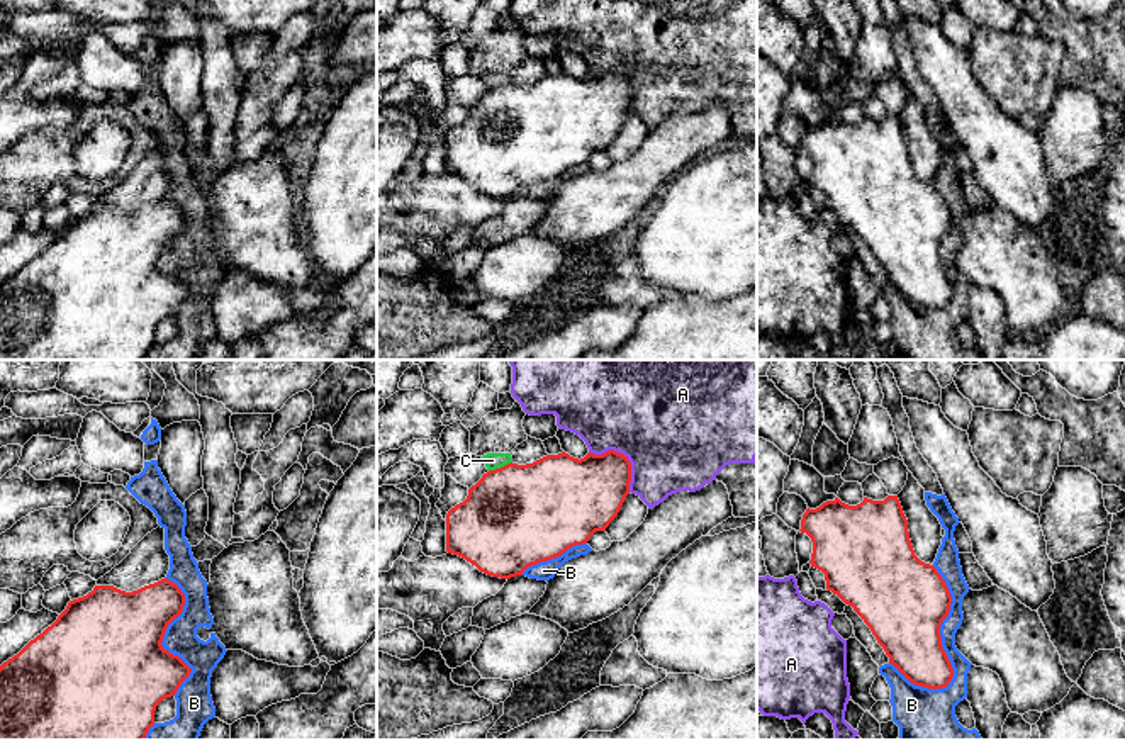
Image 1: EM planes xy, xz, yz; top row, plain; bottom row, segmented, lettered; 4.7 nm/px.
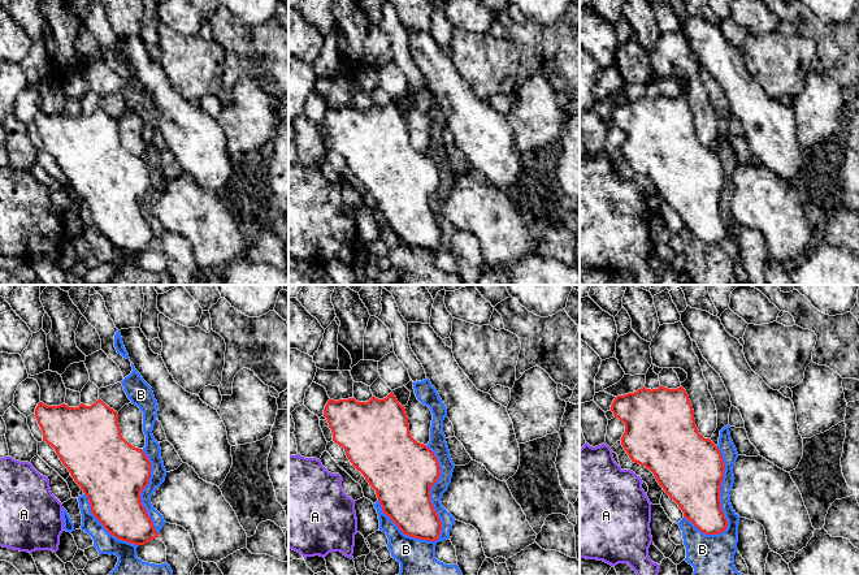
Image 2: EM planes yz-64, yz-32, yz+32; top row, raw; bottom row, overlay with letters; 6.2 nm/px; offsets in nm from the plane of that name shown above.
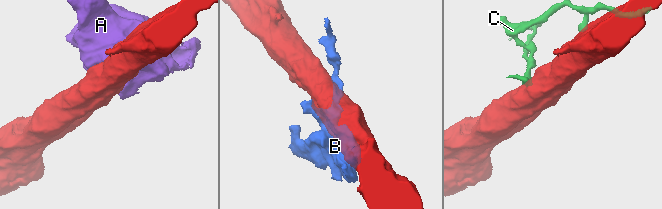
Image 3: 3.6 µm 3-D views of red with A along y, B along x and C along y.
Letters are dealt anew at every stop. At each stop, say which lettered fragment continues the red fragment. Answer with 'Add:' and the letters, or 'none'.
Add: none

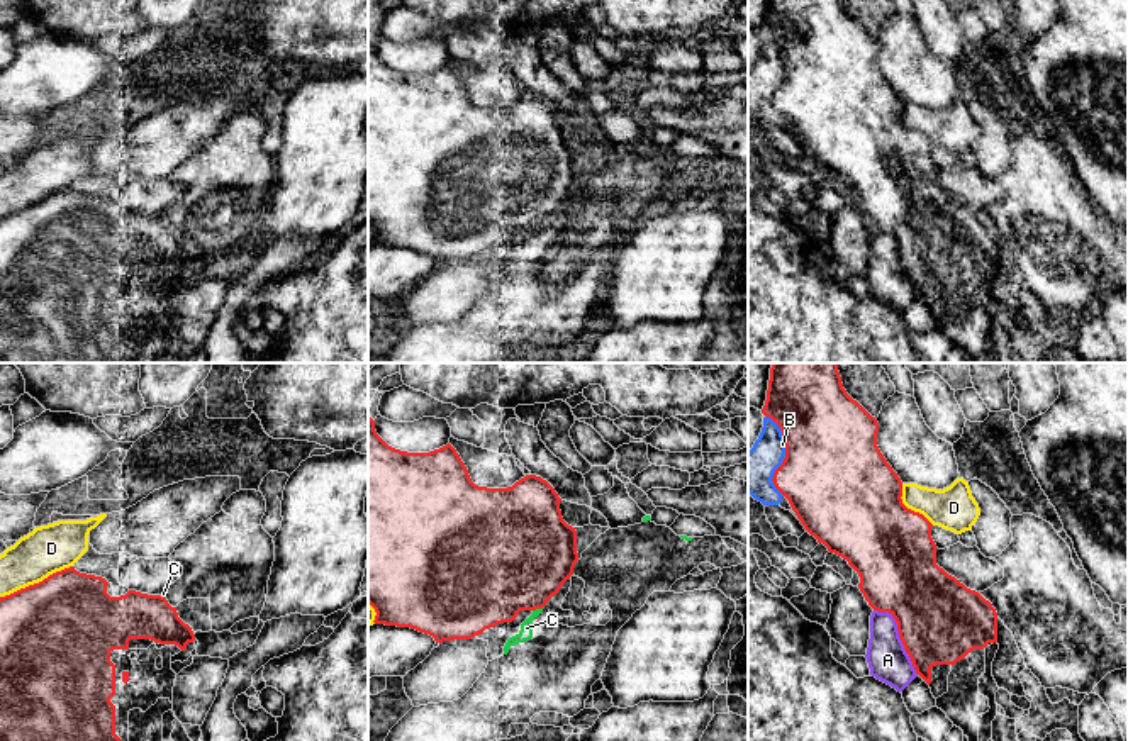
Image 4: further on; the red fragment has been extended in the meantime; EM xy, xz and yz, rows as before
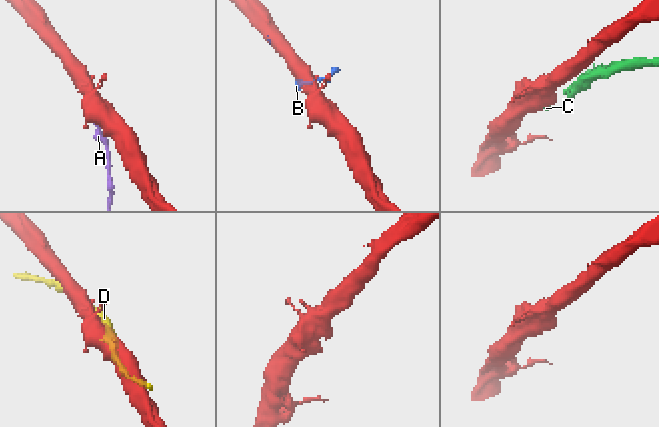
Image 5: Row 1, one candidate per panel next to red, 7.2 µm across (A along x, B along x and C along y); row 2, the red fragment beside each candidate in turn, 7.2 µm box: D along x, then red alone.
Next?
Add: none

